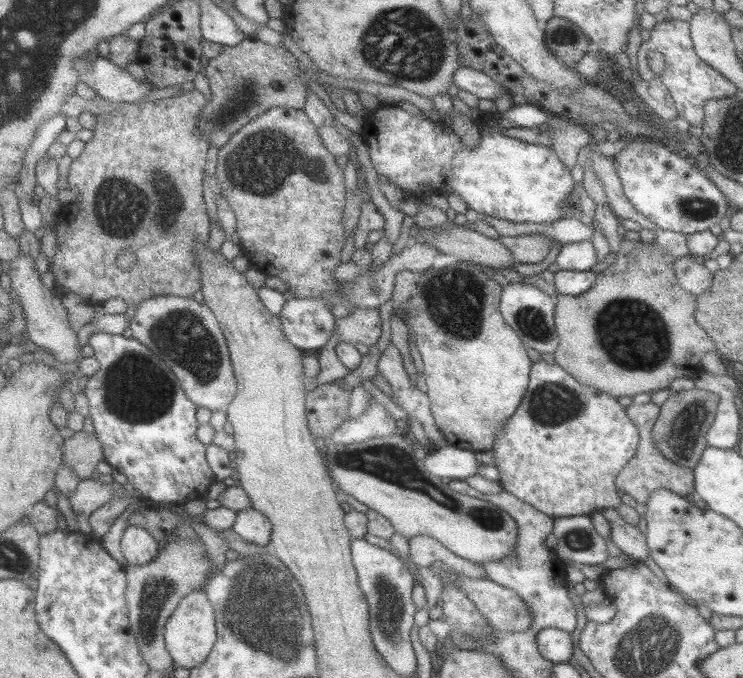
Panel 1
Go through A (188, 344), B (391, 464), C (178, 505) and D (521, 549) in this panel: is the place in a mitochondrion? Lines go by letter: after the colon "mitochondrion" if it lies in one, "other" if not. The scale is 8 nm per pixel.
A: mitochondrion
B: mitochondrion
C: other
D: other

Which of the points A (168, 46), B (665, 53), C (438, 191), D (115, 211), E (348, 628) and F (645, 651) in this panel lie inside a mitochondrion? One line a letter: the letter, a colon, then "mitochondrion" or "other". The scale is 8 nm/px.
A: other
B: other
C: other
D: mitochondrion
E: other
F: mitochondrion

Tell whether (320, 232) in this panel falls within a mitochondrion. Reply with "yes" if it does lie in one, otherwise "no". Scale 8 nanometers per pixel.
no

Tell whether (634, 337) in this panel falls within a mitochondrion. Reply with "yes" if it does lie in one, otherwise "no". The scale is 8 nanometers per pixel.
yes

